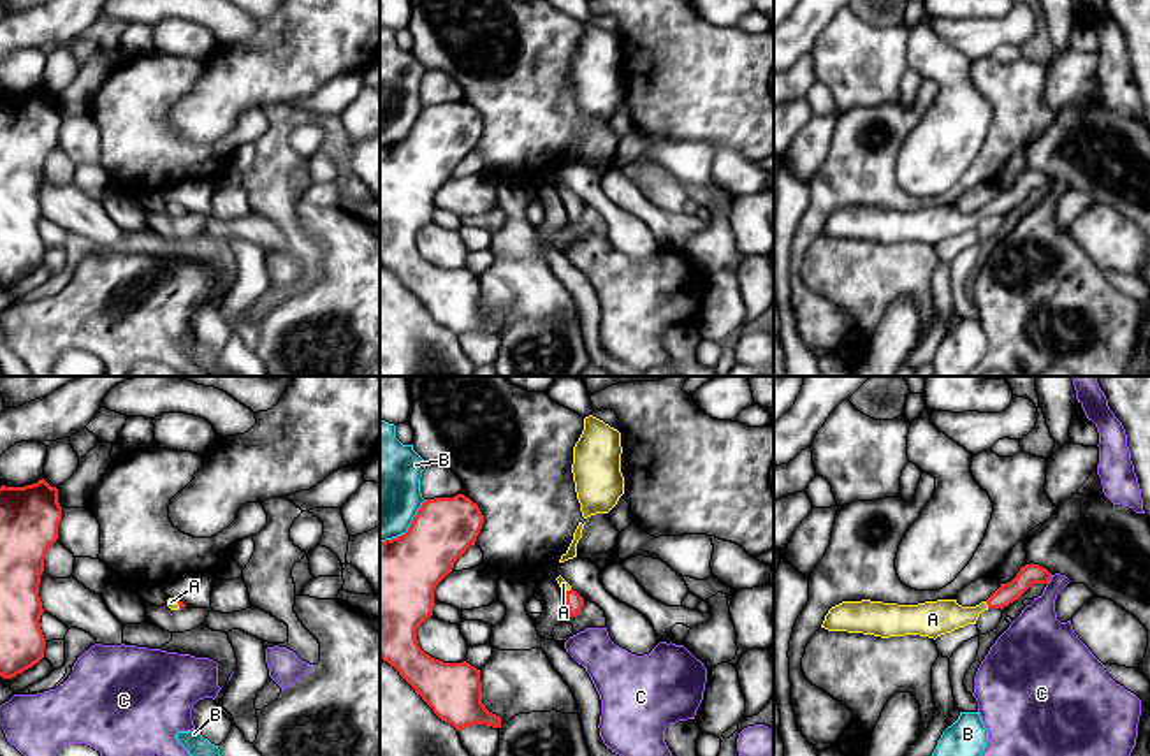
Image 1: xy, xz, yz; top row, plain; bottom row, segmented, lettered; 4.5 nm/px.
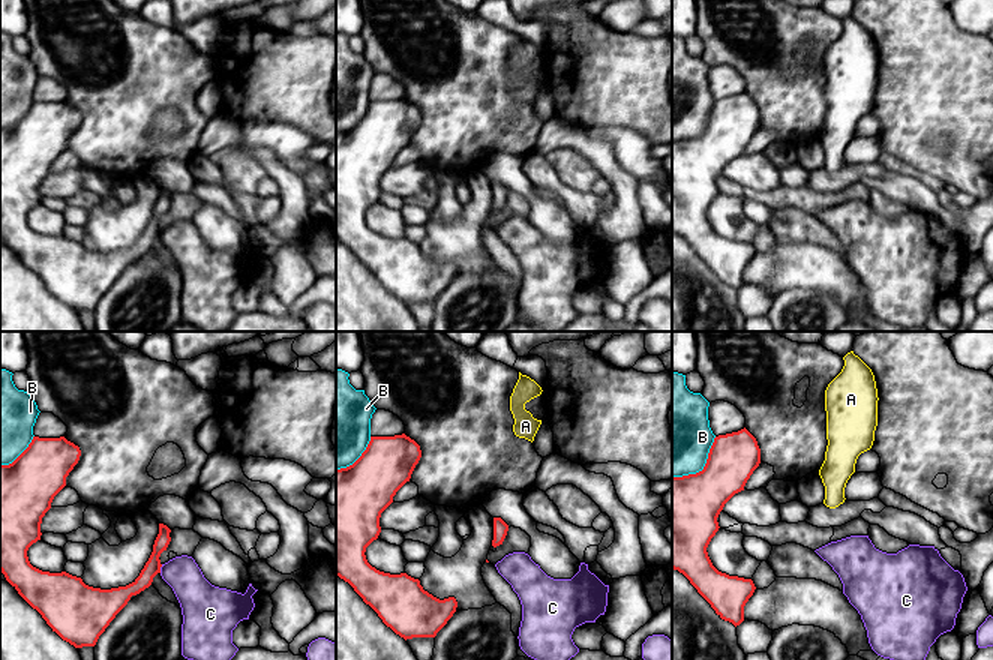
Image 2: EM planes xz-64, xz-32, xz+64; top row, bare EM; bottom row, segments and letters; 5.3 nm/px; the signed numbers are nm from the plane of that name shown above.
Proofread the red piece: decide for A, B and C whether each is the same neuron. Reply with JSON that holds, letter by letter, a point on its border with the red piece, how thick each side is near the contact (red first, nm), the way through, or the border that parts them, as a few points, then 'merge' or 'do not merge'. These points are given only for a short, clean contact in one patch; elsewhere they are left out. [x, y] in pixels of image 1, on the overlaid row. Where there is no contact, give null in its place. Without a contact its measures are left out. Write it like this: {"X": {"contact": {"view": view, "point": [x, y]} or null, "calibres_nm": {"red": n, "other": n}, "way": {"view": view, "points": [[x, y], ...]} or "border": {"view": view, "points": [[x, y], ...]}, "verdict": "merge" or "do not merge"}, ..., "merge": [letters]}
{"A": {"contact": {"view": "yz", "point": [987, 603]}, "calibres_nm": {"red": 100, "other": 160}, "way": {"view": "yz", "points": [[1033, 574], [1001, 598], [987, 603], [971, 614], [938, 617]]}, "verdict": "merge"}, "B": {"contact": {"view": "xz", "point": [408, 528]}, "calibres_nm": {"red": 380, "other": 360}, "verdict": "do not merge"}, "C": {"contact": {"view": "yz", "point": [1048, 581]}, "calibres_nm": {"red": 100, "other": 240}, "verdict": "do not merge"}, "merge": ["A"]}

